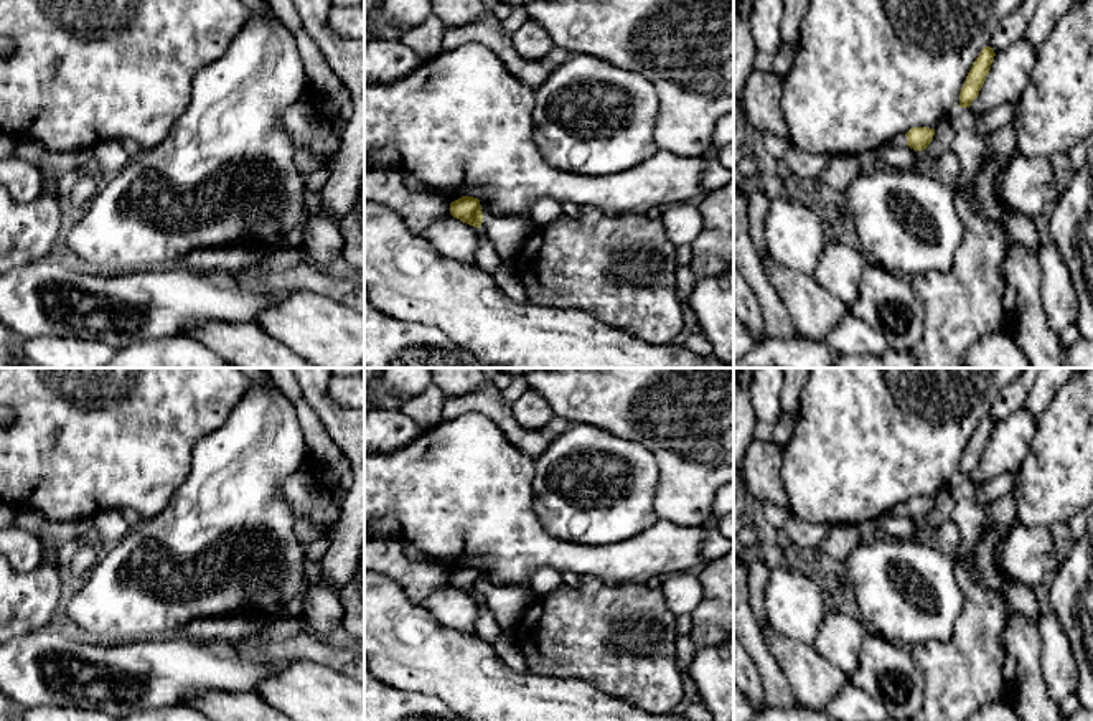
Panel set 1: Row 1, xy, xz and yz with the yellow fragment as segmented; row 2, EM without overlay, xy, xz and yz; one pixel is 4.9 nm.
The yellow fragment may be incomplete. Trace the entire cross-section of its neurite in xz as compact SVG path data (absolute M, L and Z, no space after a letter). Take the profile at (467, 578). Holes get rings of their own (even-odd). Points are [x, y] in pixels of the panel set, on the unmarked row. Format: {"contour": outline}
{"contour": "M462 566L450 573L450 584L470 596L480 597L483 592L483 581L478 568Z"}

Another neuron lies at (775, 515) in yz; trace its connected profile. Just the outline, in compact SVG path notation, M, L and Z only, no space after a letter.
M762 502L765 520L776 530L783 530L786 518L791 515L788 508L773 505L770 502Z

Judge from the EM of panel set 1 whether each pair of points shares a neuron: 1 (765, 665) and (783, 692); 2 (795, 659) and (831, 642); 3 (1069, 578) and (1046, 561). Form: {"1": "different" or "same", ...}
{"1": "same", "2": "different", "3": "different"}

